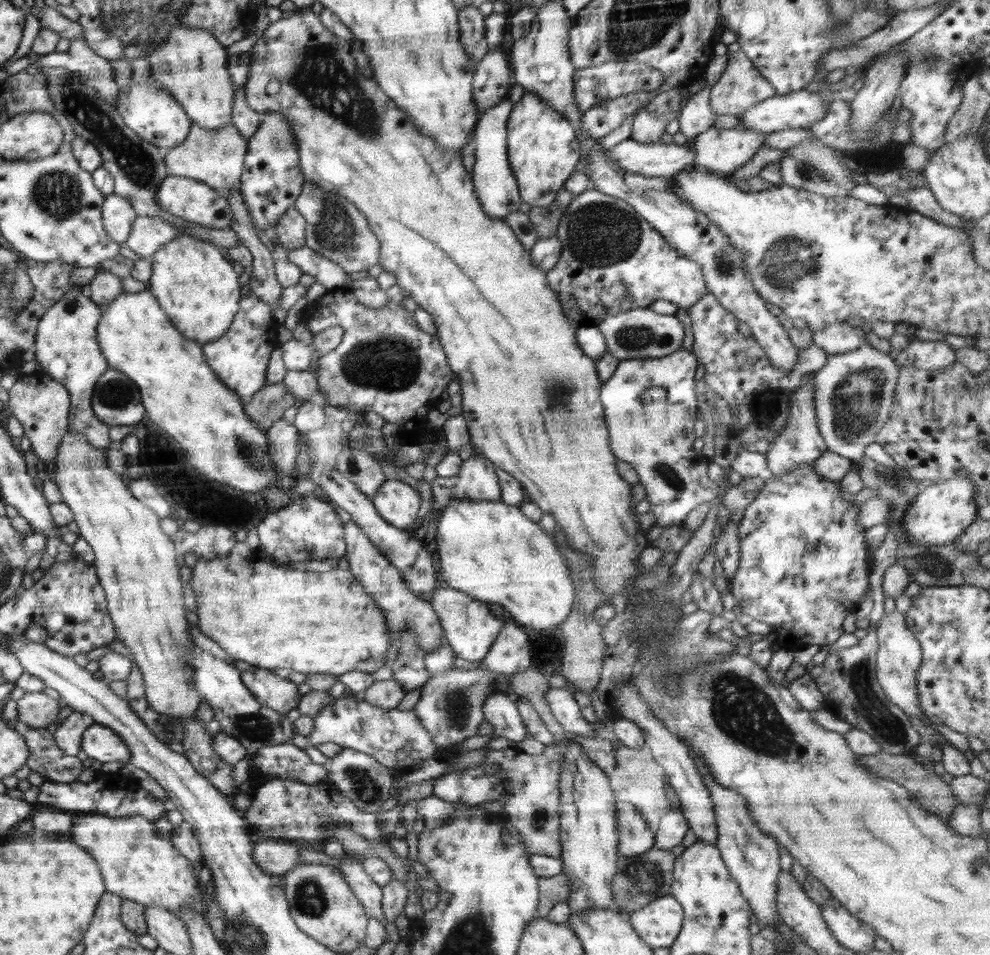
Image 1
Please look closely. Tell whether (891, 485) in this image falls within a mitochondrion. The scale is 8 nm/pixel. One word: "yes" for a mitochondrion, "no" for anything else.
yes

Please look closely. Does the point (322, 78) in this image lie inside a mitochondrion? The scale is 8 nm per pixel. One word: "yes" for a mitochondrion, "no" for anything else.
yes

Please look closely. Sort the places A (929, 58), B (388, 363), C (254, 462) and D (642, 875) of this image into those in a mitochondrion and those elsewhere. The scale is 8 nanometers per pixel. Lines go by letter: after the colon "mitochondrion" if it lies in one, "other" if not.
A: mitochondrion
B: mitochondrion
C: mitochondrion
D: mitochondrion

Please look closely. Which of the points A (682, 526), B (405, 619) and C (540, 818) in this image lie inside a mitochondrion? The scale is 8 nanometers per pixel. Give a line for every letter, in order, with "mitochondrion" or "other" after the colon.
A: other
B: mitochondrion
C: mitochondrion

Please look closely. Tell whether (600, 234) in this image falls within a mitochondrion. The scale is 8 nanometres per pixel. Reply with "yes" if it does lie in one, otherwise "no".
yes

